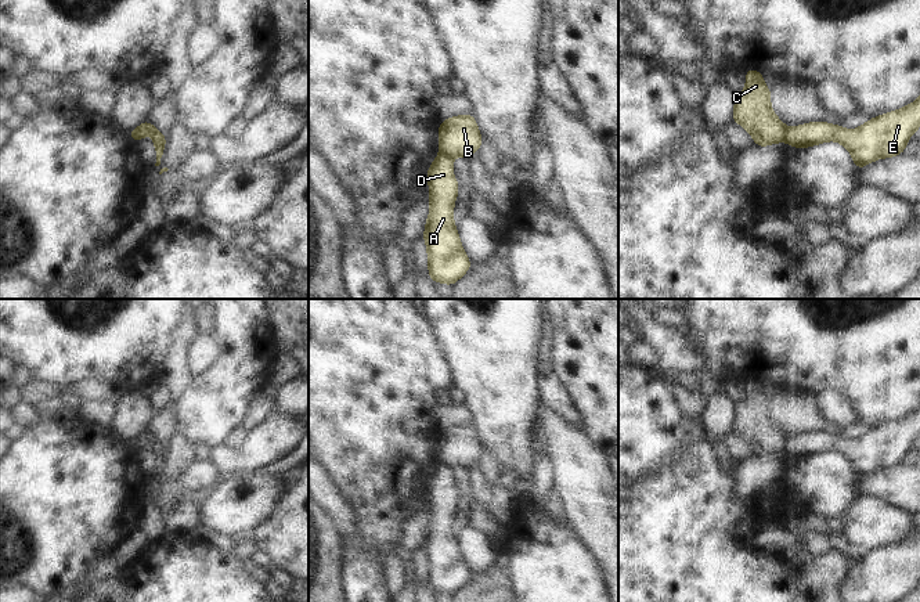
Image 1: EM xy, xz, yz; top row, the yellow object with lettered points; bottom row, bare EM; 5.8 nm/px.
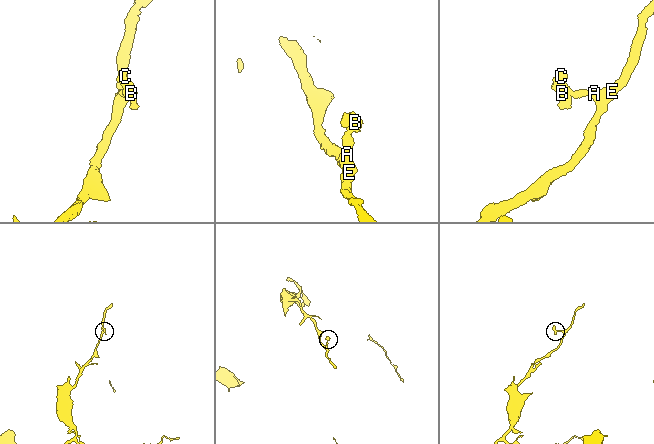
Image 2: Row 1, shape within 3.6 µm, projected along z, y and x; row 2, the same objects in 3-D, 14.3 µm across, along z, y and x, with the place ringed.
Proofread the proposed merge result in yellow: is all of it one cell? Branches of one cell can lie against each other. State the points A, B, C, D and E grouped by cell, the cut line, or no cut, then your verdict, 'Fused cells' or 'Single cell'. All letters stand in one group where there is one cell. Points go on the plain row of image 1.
Groups: A D E / B C. Split along yz (787, 438), (783, 450). Fused cells.

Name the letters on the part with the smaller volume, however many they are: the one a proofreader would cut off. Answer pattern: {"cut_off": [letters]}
{"cut_off": ["B", "C"]}

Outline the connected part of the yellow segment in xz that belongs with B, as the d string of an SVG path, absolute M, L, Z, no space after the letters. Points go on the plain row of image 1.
M472 423L452 426L439 436L439 459L451 468L469 468L481 457L483 448Z

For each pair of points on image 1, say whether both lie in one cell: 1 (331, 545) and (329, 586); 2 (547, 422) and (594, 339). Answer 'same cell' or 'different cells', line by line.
1: same cell
2: different cells

